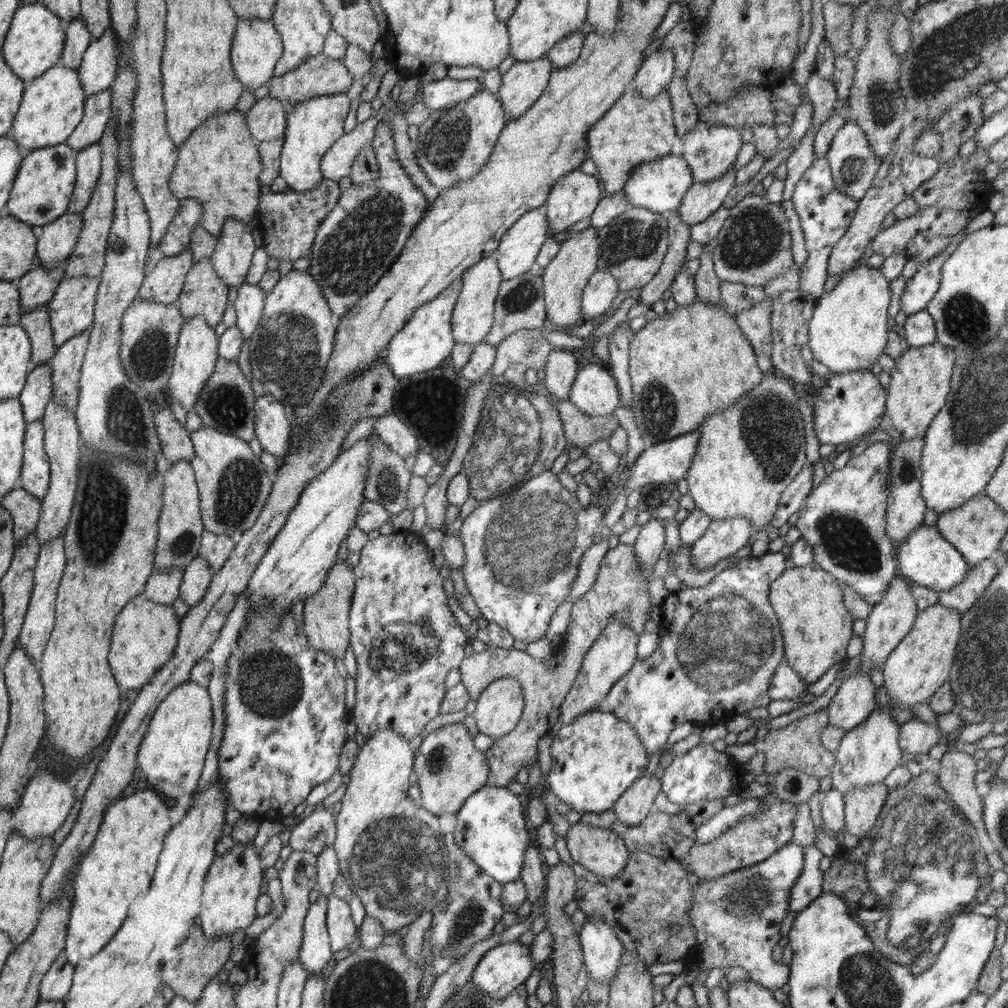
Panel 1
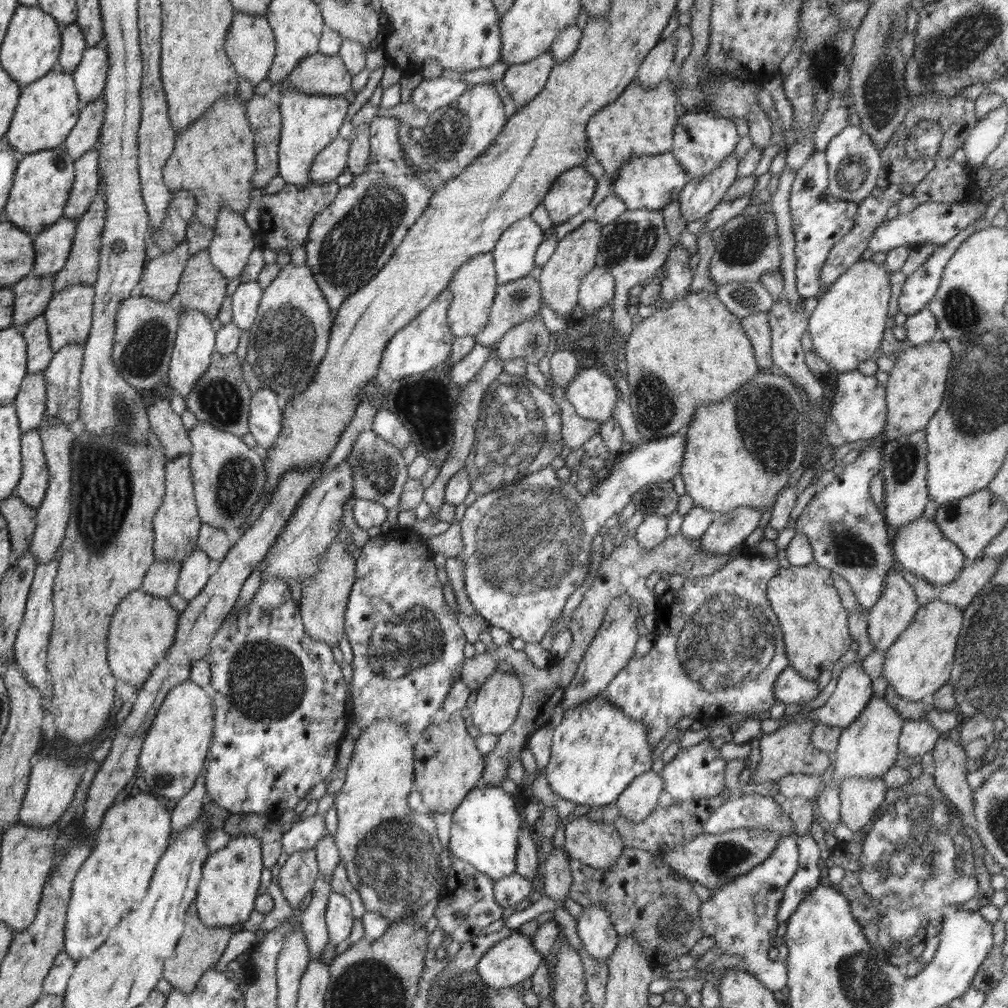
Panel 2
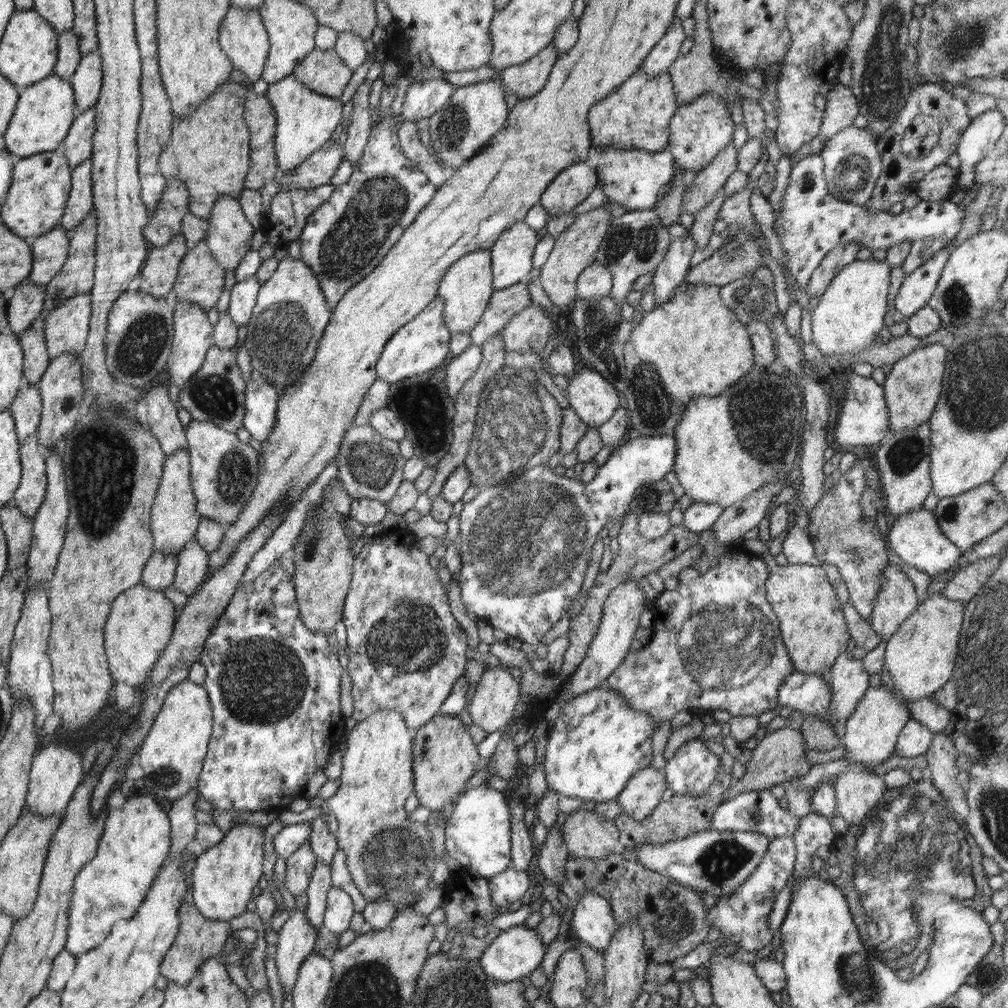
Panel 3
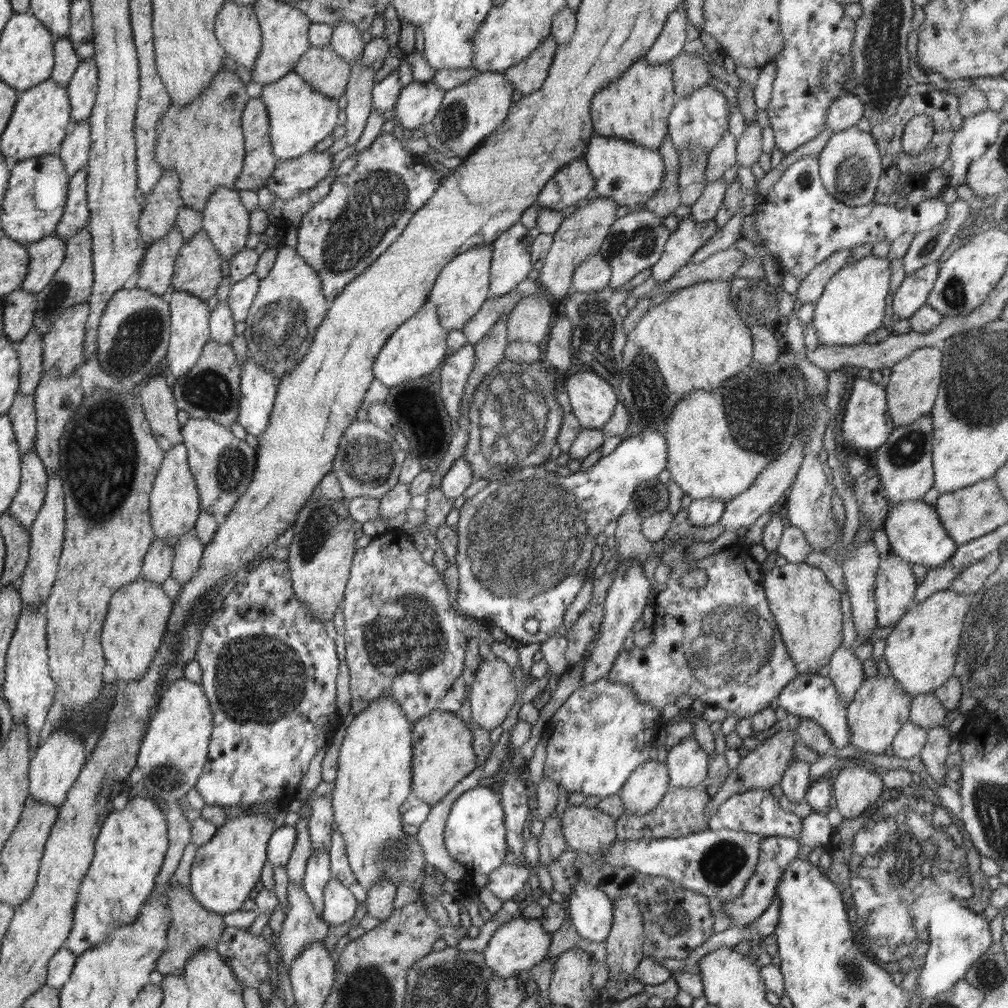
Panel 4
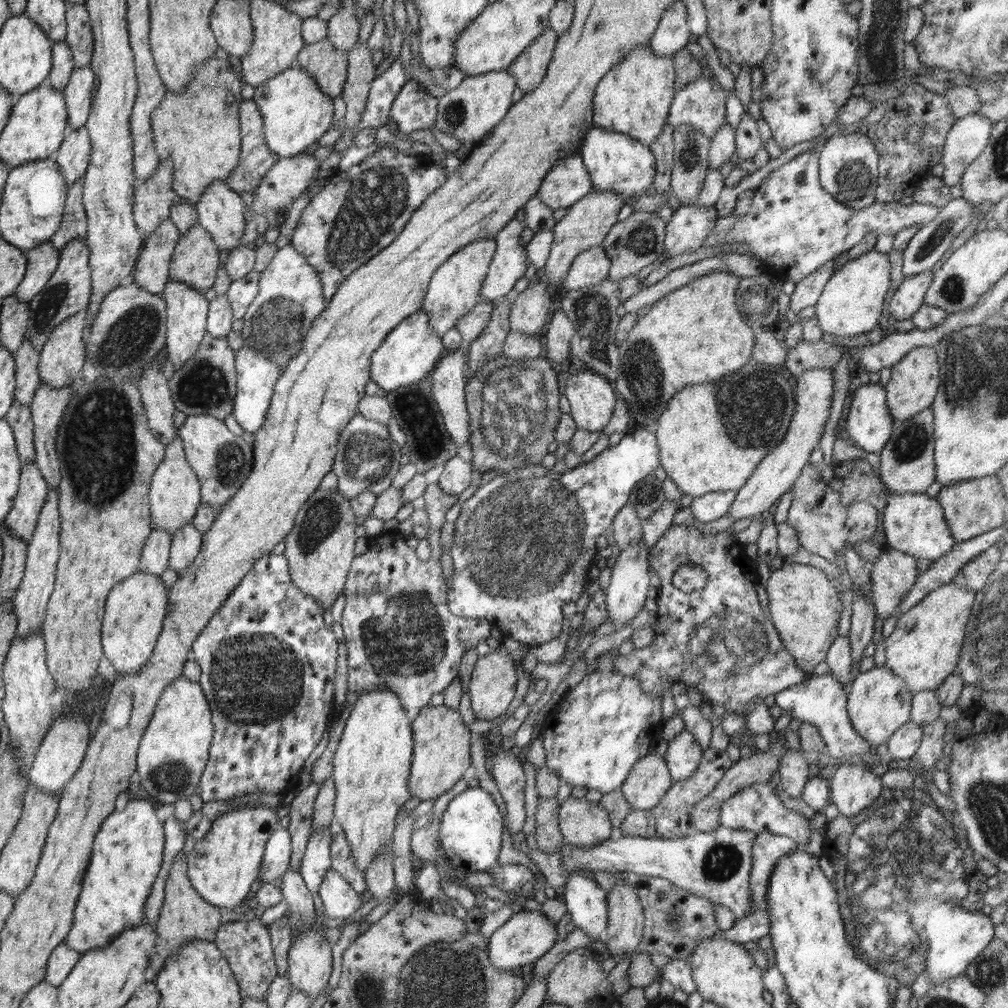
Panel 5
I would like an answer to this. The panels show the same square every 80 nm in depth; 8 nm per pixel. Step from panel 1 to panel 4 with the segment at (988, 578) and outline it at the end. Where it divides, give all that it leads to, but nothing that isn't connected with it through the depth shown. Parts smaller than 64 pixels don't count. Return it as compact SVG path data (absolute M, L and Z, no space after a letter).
M996 550L969 564L954 578L948 589L957 592L956 594L964 594L967 597L973 596L984 586L986 579L999 567L1001 557L1000 552Z

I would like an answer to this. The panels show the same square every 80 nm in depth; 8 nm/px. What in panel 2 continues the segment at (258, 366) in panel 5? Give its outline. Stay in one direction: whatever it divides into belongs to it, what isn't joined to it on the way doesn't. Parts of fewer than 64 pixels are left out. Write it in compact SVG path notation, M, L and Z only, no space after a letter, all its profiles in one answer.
M261 387L251 393L249 432L258 444L268 450L281 433L282 408L276 403L278 395L273 390Z

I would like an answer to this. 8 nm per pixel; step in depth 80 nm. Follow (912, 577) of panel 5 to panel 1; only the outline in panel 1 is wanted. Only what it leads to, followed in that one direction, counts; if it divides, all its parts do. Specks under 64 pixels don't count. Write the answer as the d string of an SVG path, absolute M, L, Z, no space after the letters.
M901 576L894 577L885 592L884 598L873 605L872 611L866 619L865 635L863 637L863 656L859 672L868 675L870 668L882 668L888 655L894 650L895 646L910 632L914 626L918 613L916 601L913 597L911 584Z

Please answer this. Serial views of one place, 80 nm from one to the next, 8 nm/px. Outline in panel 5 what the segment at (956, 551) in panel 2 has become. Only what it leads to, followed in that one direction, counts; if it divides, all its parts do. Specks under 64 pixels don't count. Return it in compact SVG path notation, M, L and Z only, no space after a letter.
M889 494L880 524L885 533L886 547L912 555L916 560L939 559L943 557L956 542L944 520L944 513L937 500L925 494Z

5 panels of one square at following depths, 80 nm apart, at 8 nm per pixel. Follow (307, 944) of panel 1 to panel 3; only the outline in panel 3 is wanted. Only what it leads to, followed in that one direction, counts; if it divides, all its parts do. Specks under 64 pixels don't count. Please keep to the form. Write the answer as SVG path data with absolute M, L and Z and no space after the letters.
M317 860L307 886L308 904L306 914L307 919L320 932L325 932L323 916L327 905L327 894L331 885L331 867Z

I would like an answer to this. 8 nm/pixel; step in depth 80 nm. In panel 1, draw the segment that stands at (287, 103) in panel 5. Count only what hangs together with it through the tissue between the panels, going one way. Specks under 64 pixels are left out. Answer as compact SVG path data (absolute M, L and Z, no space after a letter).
M336 93L295 102L286 112L286 131L280 156L279 175L298 192L311 191L323 178L323 154L344 134L344 124L350 108L346 93Z

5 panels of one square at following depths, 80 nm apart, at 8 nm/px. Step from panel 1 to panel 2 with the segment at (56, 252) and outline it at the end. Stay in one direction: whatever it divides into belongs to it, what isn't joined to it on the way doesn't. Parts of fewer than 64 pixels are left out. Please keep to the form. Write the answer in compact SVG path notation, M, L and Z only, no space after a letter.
M62 216L39 233L33 241L35 262L32 273L34 275L47 277L65 267L77 232L76 228L76 219Z

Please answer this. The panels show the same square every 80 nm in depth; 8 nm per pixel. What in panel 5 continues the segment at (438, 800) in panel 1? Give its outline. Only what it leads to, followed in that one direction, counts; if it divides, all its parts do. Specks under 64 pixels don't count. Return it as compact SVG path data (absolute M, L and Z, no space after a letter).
M444 705L422 707L412 715L411 727L414 745L408 790L412 797L422 801L436 799L450 790L470 766L470 738L474 728L464 724L458 710Z

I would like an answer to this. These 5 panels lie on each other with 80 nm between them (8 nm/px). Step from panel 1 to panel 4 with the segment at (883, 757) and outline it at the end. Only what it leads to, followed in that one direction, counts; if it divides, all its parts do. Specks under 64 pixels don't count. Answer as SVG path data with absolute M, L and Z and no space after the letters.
M892 675L865 676L856 696L847 706L847 723L851 730L850 744L863 752L885 754L892 746L895 734L909 721L912 699Z

